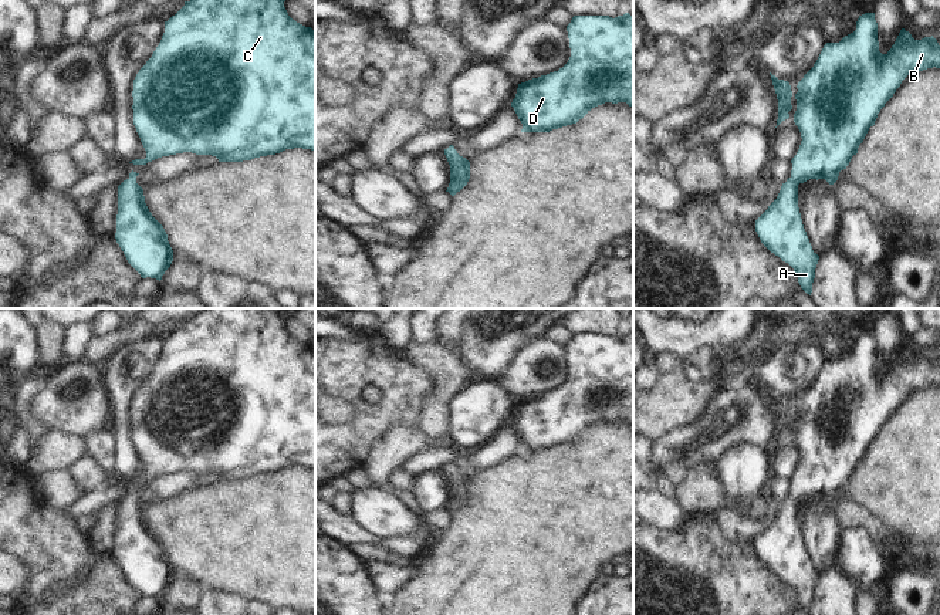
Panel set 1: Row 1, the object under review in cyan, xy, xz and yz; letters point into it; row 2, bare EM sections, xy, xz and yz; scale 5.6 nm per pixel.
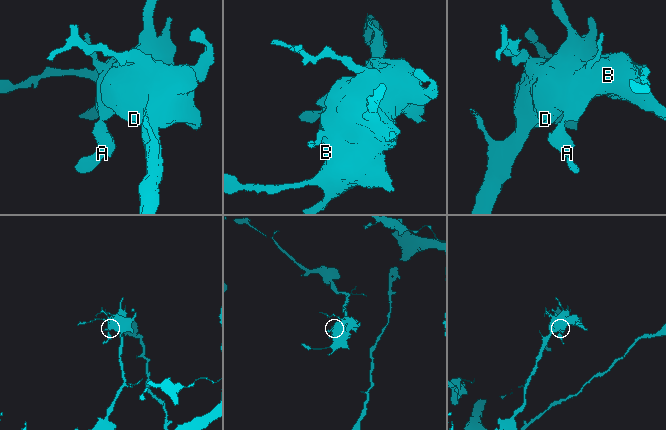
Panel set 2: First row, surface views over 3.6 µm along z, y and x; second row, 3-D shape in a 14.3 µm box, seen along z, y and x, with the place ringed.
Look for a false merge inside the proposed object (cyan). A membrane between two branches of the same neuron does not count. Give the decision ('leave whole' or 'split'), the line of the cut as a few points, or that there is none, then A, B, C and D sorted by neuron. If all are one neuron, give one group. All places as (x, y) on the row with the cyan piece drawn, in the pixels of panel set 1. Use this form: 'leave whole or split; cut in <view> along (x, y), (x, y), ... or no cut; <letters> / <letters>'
leave whole; no cut; A B C D

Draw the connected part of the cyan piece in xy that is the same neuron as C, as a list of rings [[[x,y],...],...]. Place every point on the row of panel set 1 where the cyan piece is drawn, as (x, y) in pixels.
[[[190,0],[165,21],[159,45],[133,80],[133,125],[146,158],[129,163],[183,152],[243,162],[294,148],[315,151],[315,31],[293,20],[284,1]]]

